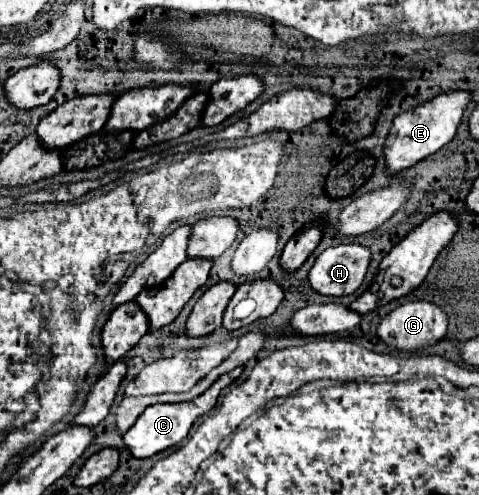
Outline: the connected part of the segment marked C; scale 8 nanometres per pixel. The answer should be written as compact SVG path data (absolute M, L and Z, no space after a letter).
M243 366L219 376L199 398L191 400L191 402L179 402L179 404L153 404L151 408L145 408L145 412L139 416L139 420L123 434L123 440L125 440L125 446L131 450L131 454L135 458L147 458L147 456L153 456L165 448L171 448L175 444L179 444L187 434L189 434L189 428L193 426L193 422L207 414L215 402L217 402L217 396L223 388L227 388L231 382L235 382L243 372Z

